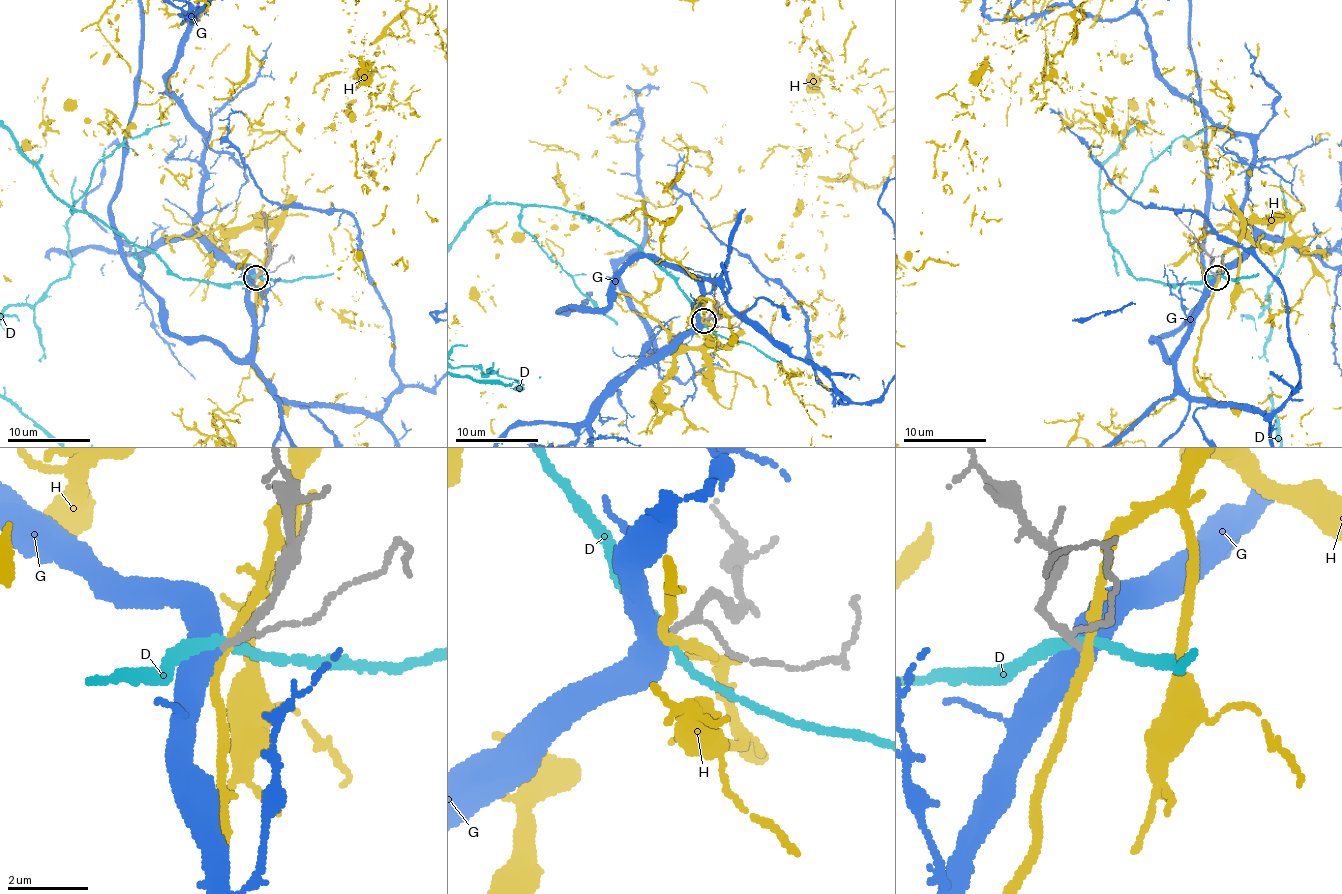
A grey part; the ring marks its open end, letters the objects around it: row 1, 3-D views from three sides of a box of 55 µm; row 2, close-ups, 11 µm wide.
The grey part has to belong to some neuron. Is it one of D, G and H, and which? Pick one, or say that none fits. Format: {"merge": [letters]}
{"merge": ["G"]}

